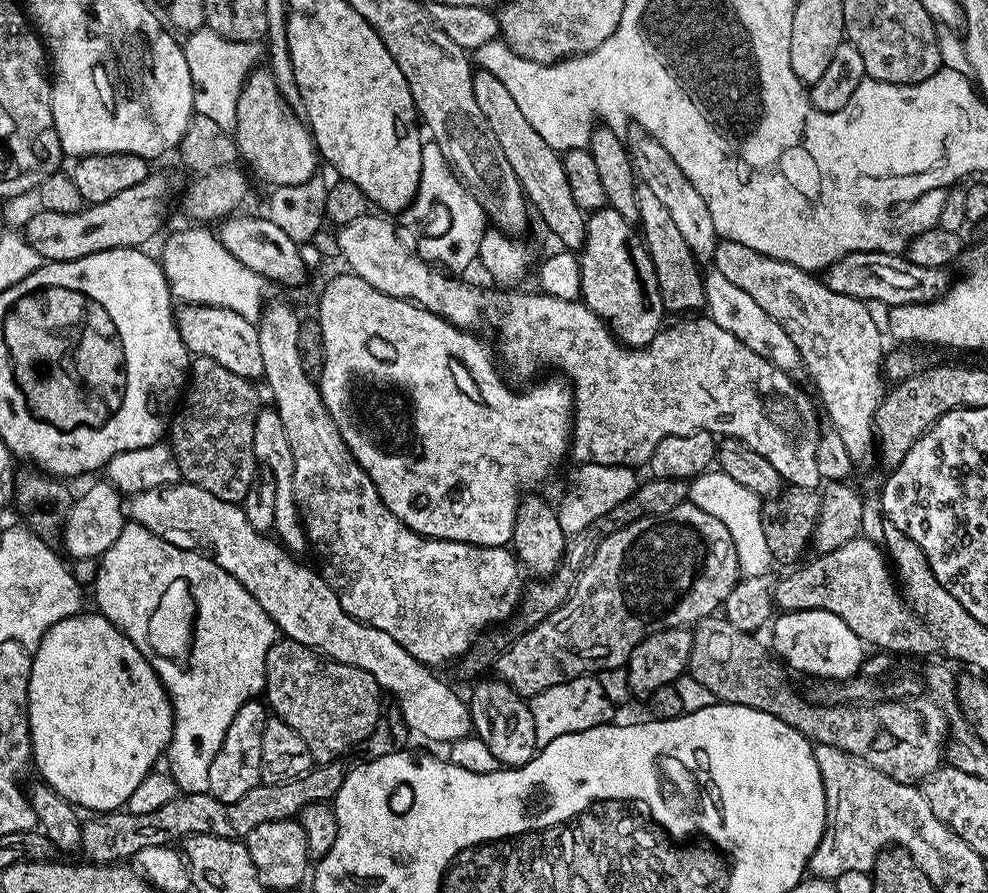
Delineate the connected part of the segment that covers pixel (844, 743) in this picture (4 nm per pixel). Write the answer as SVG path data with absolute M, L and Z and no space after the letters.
M713 614L708 616L705 620L701 620L699 624L695 625L692 632L692 649L690 650L690 662L688 663L687 675L693 676L698 682L702 682L702 686L706 686L706 690L710 690L710 694L714 694L717 701L725 704L737 704L738 706L750 706L750 710L762 710L762 714L774 714L774 718L782 718L782 722L786 722L786 726L794 726L794 730L798 730L802 735L816 744L825 744L826 746L834 746L838 750L857 756L862 762L866 762L870 766L874 766L874 770L878 770L882 774L886 774L890 778L894 778L894 782L902 782L903 784L910 784L913 786L919 785L921 781L932 775L937 768L941 767L944 760L944 746L948 739L950 731L948 727L948 719L942 714L942 710L938 705L927 698L909 698L906 700L883 700L877 704L814 704L811 700L800 696L792 689L792 684L788 681L789 673L786 671L785 665L781 663L775 655L770 654L769 649L756 641L757 637L751 632L740 632L737 626L732 626L730 621L726 620L723 615Z

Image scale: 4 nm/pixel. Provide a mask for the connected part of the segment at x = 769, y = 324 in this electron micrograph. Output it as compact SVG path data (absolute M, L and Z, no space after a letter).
M715 270L705 271L702 277L706 312L712 321L718 326L722 326L722 330L734 334L734 338L738 338L738 342L750 346L750 350L754 350L754 354L762 354L762 358L766 358L782 371L789 374L801 371L803 367L801 355L798 354L797 346L791 341L790 334L787 334L786 330L783 330L782 326L775 322L770 314L767 314L766 310L762 310L762 306L758 306L758 302L754 302L754 298L750 298L750 294L746 294L746 290L734 286L734 282L722 278L722 274Z

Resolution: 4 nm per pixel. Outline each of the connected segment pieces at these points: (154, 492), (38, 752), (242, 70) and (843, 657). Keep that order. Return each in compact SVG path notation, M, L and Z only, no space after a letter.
M177 482L167 488L146 488L143 492L131 493L126 500L126 516L131 523L141 524L156 536L189 536L201 544L201 549L208 548L204 550L212 561L242 582L256 607L272 619L279 631L280 628L284 631L281 633L287 639L313 648L329 660L366 670L381 690L396 699L395 707L411 735L413 732L424 740L437 740L443 746L473 735L472 713L465 697L463 700L452 692L451 686L439 680L429 665L419 664L390 638L390 634L346 614L319 571L299 564L296 561L299 559L271 535L254 530L250 522L246 522L240 504L222 502L222 498L214 498L210 490L202 490L202 486Z
M85 611L79 616L71 616L54 626L50 626L48 633L42 638L42 642L34 649L32 656L32 669L30 670L30 682L28 683L28 729L32 739L32 759L34 768L37 768L39 779L48 784L62 798L66 798L75 804L77 809L89 808L89 813L114 812L123 809L127 805L130 794L134 794L135 788L142 783L148 773L157 767L156 759L163 757L168 751L168 744L172 740L172 703L168 700L168 691L162 686L156 671L146 662L146 658L119 630L99 611Z
M203 28L189 33L182 47L190 69L193 111L199 116L213 119L222 130L233 133L238 94L249 73L259 63L259 43L228 40L209 28Z
M830 610L780 612L771 621L771 628L771 647L775 655L793 673L805 672L806 675L812 676L808 678L819 678L824 682L851 680L866 659L864 641L858 638L858 634L854 634L854 630L850 630L850 626L846 626L846 622L842 622L842 618L838 618L838 614L830 614Z

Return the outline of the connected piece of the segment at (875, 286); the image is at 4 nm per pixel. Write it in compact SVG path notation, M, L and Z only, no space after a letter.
M895 251L858 252L846 254L822 272L825 286L834 294L846 294L855 300L877 299L889 306L894 304L931 304L943 296L950 287L949 273L943 268L914 266L903 255Z

